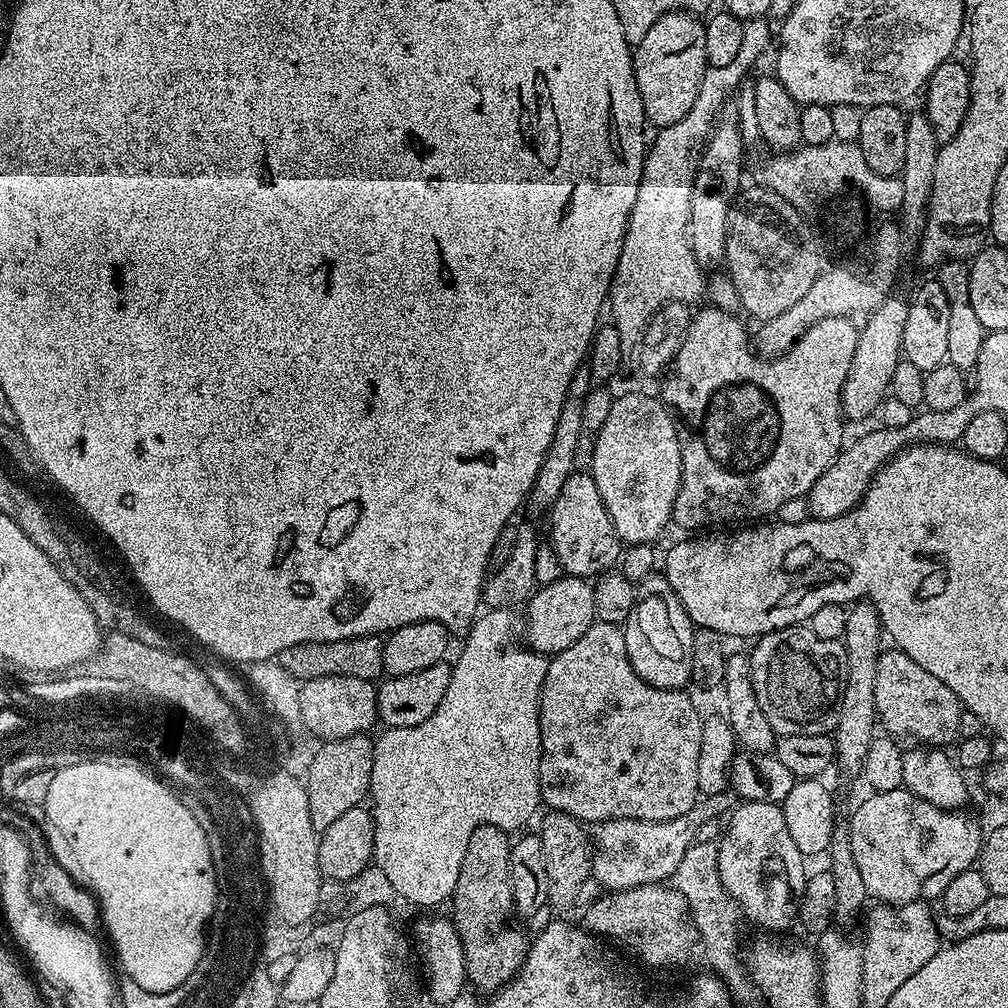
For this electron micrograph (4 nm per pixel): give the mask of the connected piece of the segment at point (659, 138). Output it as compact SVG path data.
M764 18L744 21L742 50L738 50L738 55L728 65L708 67L702 86L698 86L698 98L694 98L694 106L690 106L686 118L678 118L678 122L659 129L647 145L638 198L634 198L634 210L628 219L618 266L612 276L612 285L608 287L606 301L607 307L612 307L610 320L616 325L625 354L637 351L648 324L660 308L670 303L687 306L701 303L705 273L694 258L692 244L688 240L692 183L696 167L700 165L700 154L712 134L716 112L733 95L740 79L755 66L756 59L767 50L768 39L771 36L773 39L774 32L768 29L768 22Z

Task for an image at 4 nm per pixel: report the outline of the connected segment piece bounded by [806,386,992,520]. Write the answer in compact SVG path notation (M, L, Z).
M973 387L964 400L954 406L952 410L930 411L924 410L913 415L913 418L900 427L876 427L854 442L849 441L839 454L835 462L823 471L822 476L814 482L806 497L809 503L809 517L815 520L833 520L844 513L848 513L860 503L865 490L871 484L876 473L892 457L896 456L904 447L918 443L954 444L961 441L966 432L966 426L976 414L990 412L992 404L980 396L980 389Z

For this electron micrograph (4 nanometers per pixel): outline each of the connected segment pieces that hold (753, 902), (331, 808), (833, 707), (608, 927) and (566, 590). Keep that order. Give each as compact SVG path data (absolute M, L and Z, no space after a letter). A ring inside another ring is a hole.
M764 800L740 802L726 820L726 827L718 840L716 866L722 880L722 886L736 901L739 911L744 912L754 923L768 934L784 934L791 924L795 925L800 911L800 899L804 893L804 857L790 839L790 830L786 826L783 807L768 804Z
M364 734L347 736L344 739L323 741L311 765L310 774L316 774L316 760L318 760L318 829L324 832L326 827L341 814L359 807L369 793L370 778L373 772L373 739Z
M791 624L788 628L766 633L753 644L756 645L750 651L750 659L754 694L777 737L835 733L840 699L844 697L844 679L848 676L843 643L818 638L818 634L806 626Z
M667 883L638 886L634 889L609 891L588 908L587 931L597 937L621 940L628 948L637 948L652 968L680 968L698 952L698 933L688 910L686 898Z
M561 575L559 580L537 587L526 601L528 608L528 640L535 651L541 654L555 654L566 650L590 626L597 623L596 590L583 576Z

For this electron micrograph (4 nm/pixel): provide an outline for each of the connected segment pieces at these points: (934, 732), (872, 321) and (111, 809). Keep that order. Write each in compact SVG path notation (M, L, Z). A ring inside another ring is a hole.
M899 648L881 651L874 674L874 702L883 731L893 737L909 736L924 746L948 746L960 736L960 699L934 674L929 674Z
M893 294L886 297L883 302L867 313L868 320L859 329L858 344L854 346L854 358L850 358L850 370L846 374L846 380L842 386L840 395L841 413L849 421L860 420L879 409L886 393L889 391L894 366L902 359L900 343L902 342L902 330L906 330L906 314L908 313L908 300Z
M92 764L85 766L85 768L71 767L70 774L54 774L54 782L50 782L50 790L46 790L46 798L42 805L42 811L44 811L42 824L46 829L48 848L51 850L53 858L73 876L76 882L78 884L87 885L92 895L96 897L96 903L100 905L102 924L108 927L108 936L112 939L113 946L116 947L116 956L120 959L121 966L124 967L124 970L122 970L123 975L134 978L134 982L144 984L146 990L166 990L173 983L180 981L182 976L186 974L186 970L192 968L192 946L194 946L194 936L200 936L200 920L202 920L202 914L200 914L200 896L206 896L206 916L208 915L208 908L210 906L210 900L208 899L208 856L200 856L200 850L210 850L210 845L206 840L206 834L202 832L202 827L198 826L197 819L195 819L186 806L178 800L176 793L161 786L159 780L150 778L150 776L139 776L132 768L108 768L107 766L94 766Z

